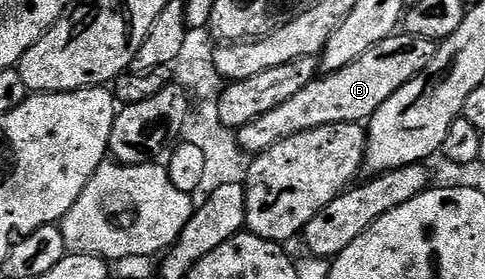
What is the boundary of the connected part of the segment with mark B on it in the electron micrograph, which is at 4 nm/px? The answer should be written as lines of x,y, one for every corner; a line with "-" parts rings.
396,32
391,37
381,40
369,52
365,52
353,64
340,70
332,70
314,78
293,100
285,100
273,112
265,112
265,116
257,116
249,124
245,124
237,132
240,147
249,155
265,152
273,144
283,138
293,136
297,132
309,132
322,126
336,126
342,122
366,123
409,80
413,80
433,60
436,43
416,34

